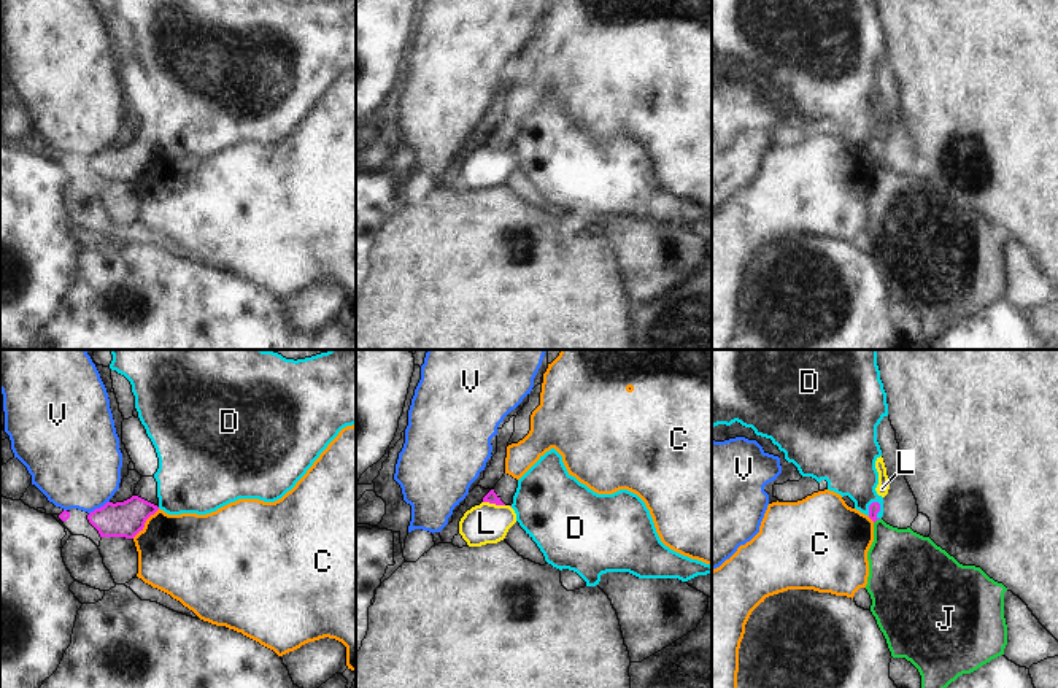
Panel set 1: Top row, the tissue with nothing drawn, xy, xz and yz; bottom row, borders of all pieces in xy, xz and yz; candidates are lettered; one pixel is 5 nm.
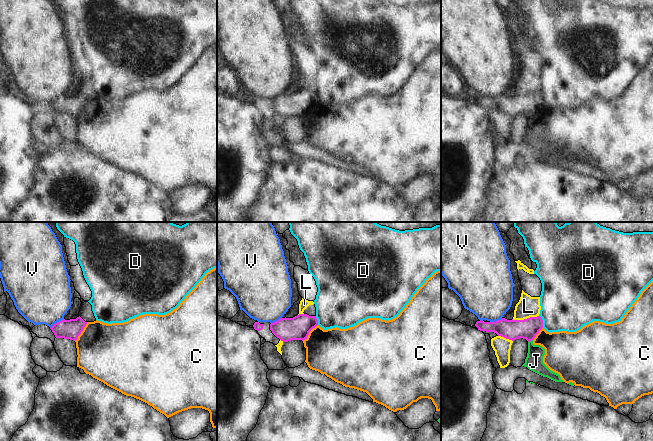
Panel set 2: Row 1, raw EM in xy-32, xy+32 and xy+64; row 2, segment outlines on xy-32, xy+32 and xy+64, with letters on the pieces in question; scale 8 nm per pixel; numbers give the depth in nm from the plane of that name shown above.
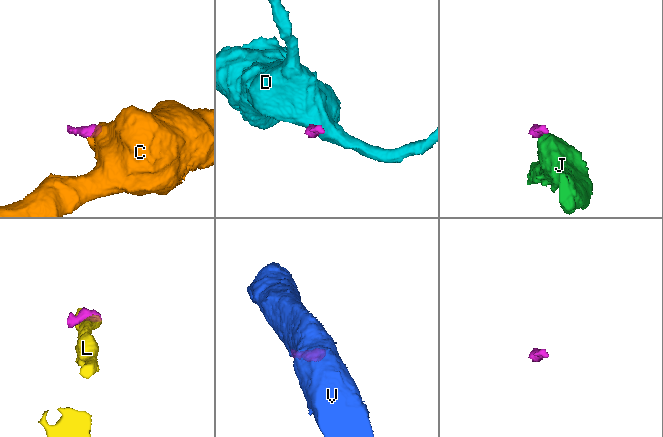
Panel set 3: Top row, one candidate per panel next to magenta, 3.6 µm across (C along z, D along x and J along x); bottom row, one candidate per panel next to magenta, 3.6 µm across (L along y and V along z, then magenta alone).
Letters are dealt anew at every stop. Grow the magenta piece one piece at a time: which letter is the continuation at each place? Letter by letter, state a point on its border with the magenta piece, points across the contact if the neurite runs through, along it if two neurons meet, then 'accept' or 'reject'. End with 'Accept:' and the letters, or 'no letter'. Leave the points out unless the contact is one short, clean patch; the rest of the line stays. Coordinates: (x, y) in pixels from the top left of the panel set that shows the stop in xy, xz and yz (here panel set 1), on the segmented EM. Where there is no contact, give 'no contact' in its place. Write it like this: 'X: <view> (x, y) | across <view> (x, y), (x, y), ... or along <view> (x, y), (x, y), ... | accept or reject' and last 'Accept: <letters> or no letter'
C: xy (145, 521) | along xy (159, 509), (132, 537) | reject
D: yz (879, 509) | along yz (872, 501), (879, 504), (879, 518) | reject
J: yz (877, 518) | along yz (880, 518), (874, 523) | reject
L: xz (494, 502) | along xz (483, 501), (504, 506) | reject
V: xy (100, 507) | along xy (108, 501), (89, 514) | reject
Accept: no letter

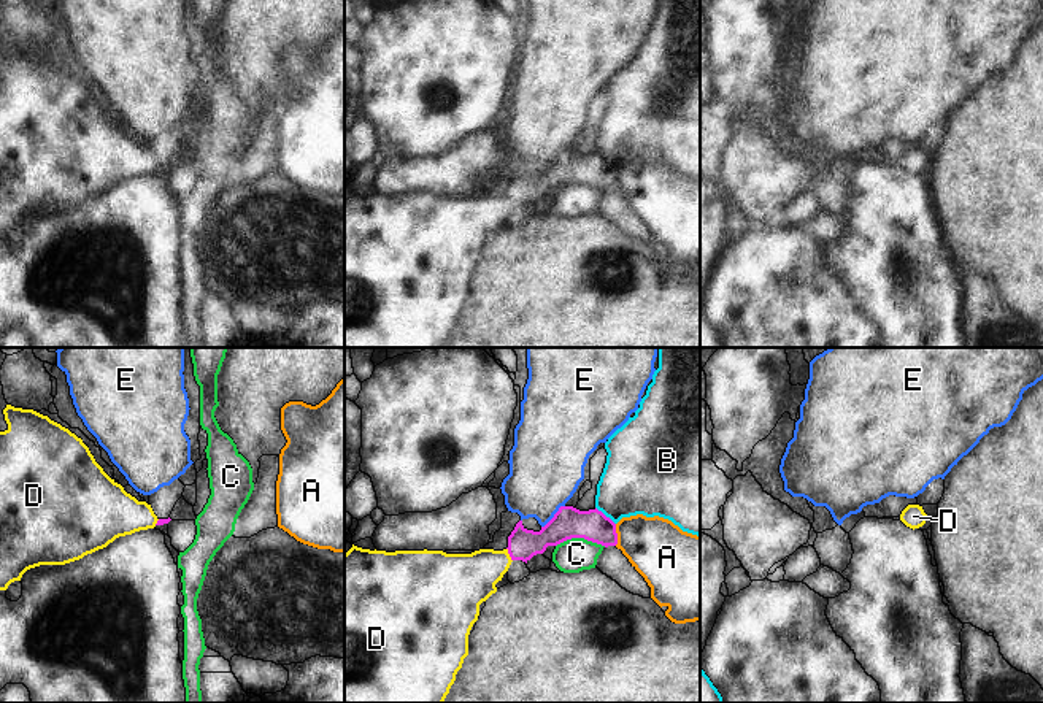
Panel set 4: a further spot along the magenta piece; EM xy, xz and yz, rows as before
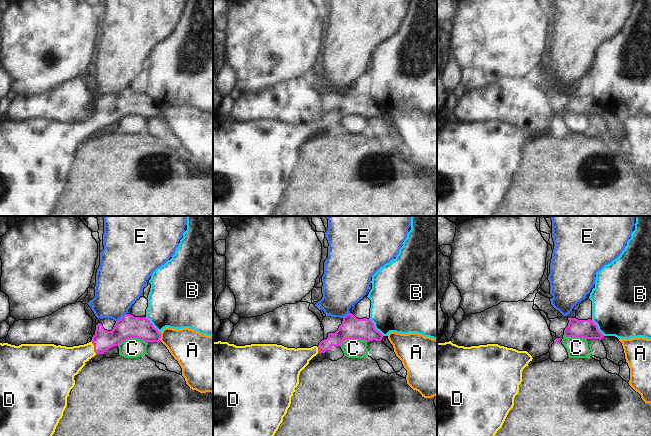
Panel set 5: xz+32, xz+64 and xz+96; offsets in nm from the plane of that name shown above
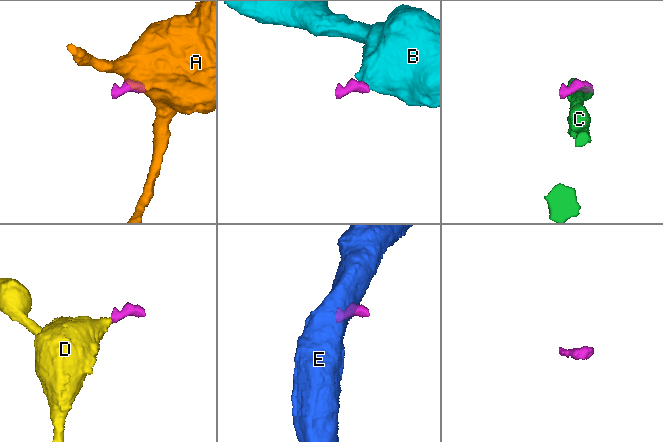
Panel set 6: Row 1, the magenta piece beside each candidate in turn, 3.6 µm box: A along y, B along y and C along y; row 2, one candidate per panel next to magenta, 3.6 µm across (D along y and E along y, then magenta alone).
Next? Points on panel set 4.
A: xz (616, 535) | along xz (615, 524), (616, 545) | reject
B: xz (604, 514) | along xz (596, 507), (615, 524) | reject
C: xz (581, 537) | along xz (556, 545), (572, 538), (586, 538), (605, 546) | reject
D: xz (508, 553) | across xz (523, 545), (508, 553), (467, 580) | accept
E: xz (554, 516) | along xz (564, 505), (542, 527) | reject
Accept: D

